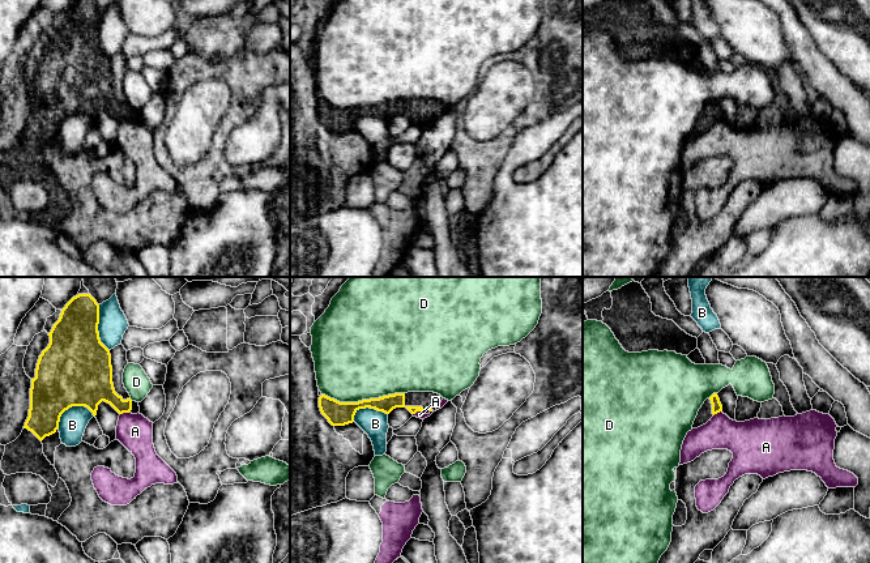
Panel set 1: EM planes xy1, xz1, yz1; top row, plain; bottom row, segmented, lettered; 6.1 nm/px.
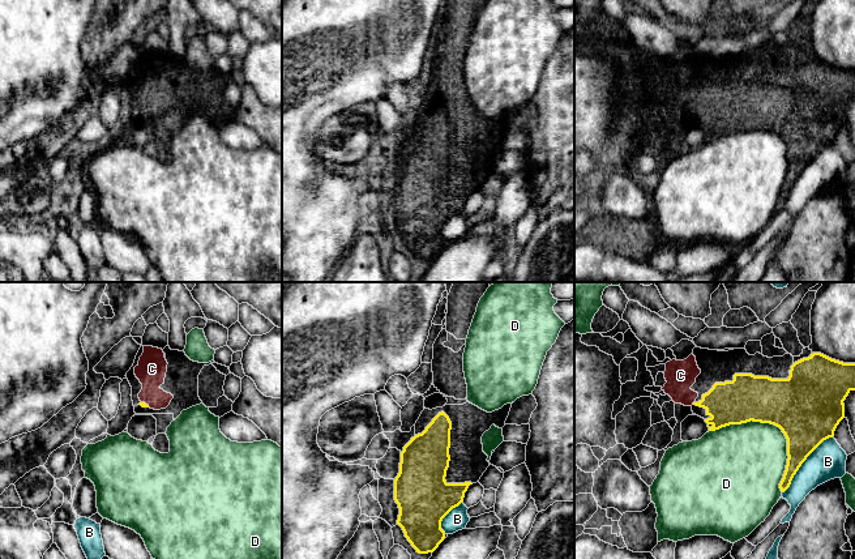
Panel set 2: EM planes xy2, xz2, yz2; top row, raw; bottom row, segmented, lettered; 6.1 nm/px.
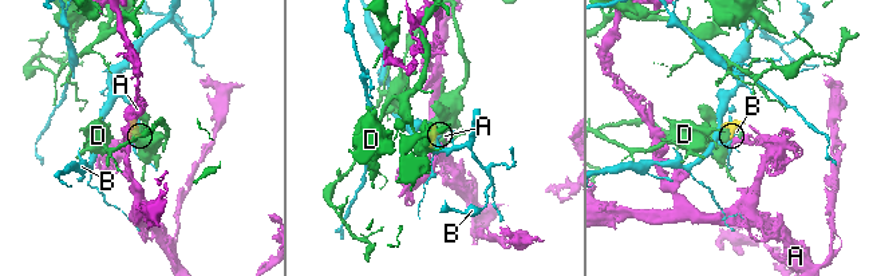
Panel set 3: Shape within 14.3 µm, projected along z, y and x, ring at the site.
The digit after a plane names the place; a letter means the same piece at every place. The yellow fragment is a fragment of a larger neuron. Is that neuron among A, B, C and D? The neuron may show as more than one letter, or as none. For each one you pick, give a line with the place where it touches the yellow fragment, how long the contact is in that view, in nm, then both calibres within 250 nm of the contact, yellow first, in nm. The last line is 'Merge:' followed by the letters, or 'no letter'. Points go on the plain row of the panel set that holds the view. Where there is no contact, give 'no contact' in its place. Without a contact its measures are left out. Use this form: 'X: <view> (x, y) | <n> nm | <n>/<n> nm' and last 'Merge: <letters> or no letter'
C: xy2 (144, 110) | 70 nm | 30/180 nm
Merge: C

